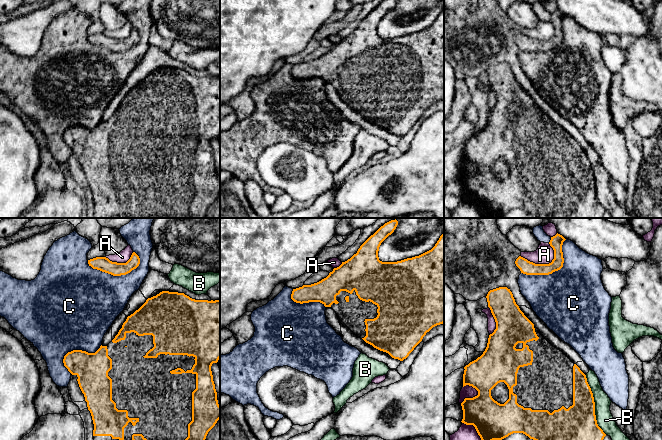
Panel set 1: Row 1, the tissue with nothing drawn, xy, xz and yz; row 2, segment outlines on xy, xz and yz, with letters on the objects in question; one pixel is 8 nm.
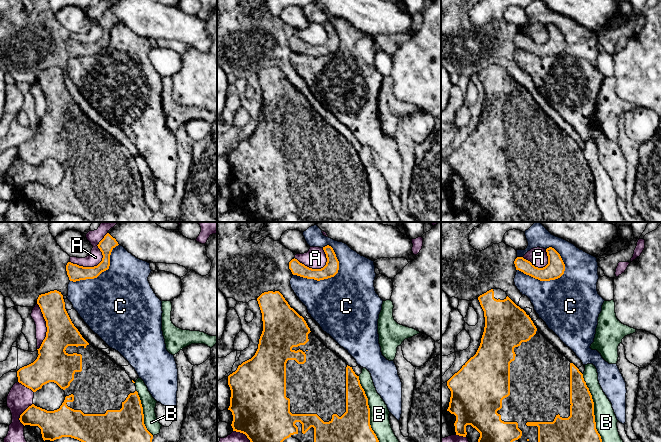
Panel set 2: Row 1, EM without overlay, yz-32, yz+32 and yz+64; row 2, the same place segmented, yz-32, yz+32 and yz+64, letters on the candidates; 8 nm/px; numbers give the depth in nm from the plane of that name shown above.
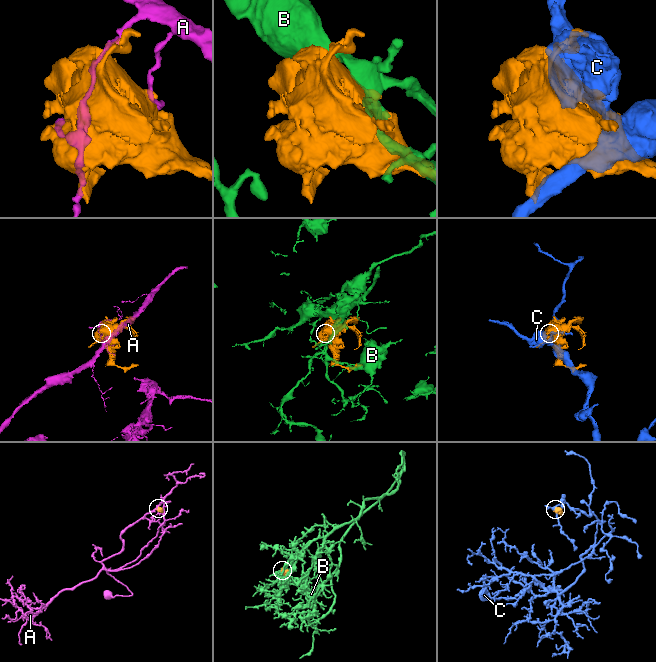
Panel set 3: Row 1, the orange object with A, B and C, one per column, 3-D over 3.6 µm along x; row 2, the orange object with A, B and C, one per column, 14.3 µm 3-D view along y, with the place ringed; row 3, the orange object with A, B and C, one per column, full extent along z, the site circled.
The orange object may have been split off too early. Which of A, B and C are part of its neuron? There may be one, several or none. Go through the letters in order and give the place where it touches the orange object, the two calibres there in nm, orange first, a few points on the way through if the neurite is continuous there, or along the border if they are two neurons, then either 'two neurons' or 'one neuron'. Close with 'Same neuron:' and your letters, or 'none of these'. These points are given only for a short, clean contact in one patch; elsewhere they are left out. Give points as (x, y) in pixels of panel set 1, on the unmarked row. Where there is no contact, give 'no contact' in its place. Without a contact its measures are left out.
A: yz (541, 40) | 110/150 nm | two neurons
B: yz (594, 181) | 360/140 nm | two neurons
C: xy (113, 51) | 120/460 nm | two neurons
Same neuron: none of these

